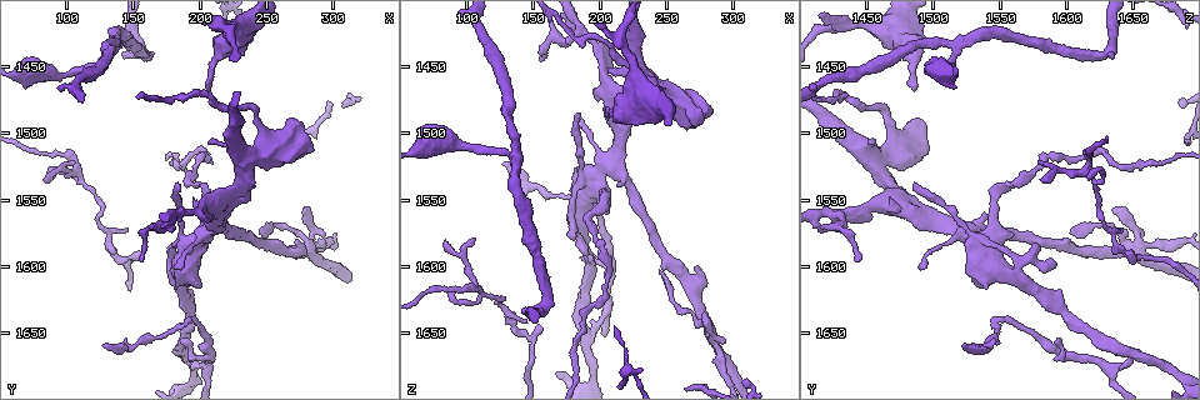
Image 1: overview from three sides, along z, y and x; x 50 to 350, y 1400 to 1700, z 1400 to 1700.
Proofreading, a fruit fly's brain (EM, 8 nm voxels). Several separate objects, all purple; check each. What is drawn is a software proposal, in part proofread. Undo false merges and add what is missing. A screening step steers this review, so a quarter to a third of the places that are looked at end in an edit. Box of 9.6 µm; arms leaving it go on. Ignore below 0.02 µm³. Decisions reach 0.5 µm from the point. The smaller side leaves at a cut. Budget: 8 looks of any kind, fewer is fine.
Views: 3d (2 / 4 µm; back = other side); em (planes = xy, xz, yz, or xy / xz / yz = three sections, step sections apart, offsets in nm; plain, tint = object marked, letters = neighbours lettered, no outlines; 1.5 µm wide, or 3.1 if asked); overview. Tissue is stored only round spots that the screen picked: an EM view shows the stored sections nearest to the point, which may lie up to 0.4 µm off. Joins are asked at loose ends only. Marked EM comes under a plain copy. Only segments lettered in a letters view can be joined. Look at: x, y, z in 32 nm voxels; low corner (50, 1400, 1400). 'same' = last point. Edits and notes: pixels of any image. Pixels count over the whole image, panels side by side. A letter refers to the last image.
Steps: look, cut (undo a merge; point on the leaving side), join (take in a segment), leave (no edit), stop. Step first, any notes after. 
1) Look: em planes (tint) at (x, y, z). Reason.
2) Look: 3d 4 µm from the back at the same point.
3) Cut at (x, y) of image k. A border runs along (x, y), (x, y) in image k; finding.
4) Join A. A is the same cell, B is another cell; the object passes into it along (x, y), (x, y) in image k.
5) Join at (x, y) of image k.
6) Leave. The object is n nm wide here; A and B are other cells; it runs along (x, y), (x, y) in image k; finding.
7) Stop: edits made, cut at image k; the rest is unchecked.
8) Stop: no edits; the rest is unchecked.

Look: em xy step 4 (letters) at (128, 1658, 1522). End of a long branch.

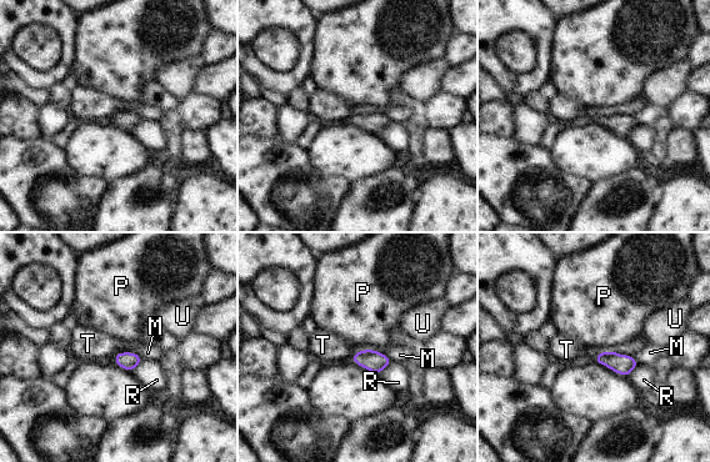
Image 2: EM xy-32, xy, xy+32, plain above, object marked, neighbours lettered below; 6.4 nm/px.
Leave. M, P, R, T and U are other cells; a border runs along (118, 351), (133, 351), (144, 358) in image 2; no lettered segment goes on from it.

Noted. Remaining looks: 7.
Look: 3d 2 µm from the back at (188, 1664, 1648).

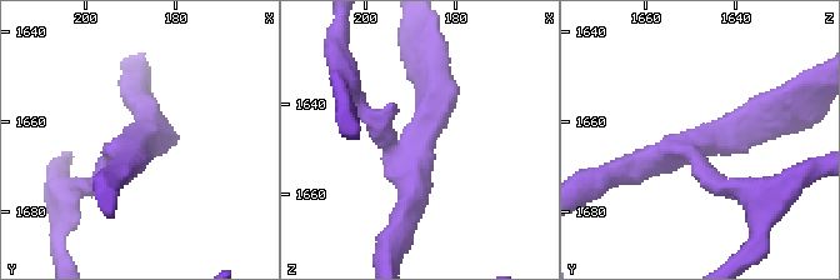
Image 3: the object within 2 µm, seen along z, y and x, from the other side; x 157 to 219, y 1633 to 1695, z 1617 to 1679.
Look: em yz step 8 (letters) at (188, 1664, 1648). Need the tissue.

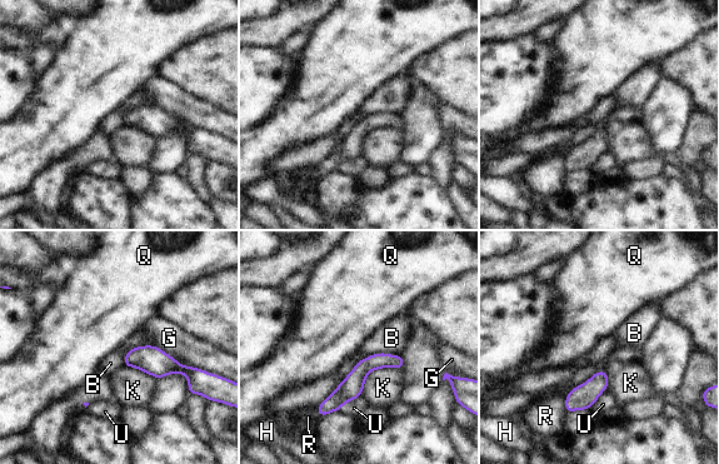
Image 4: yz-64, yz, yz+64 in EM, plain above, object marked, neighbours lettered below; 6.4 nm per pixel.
Leave. The longest contact is with K, 320 nm; B, G, H, K, Q, R and U are other cells; a border runs along (156, 344), (173, 357) in image 4; continuous, no second cell.

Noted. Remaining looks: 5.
Look: 3d 4 µm at (274, 1580, 1602).

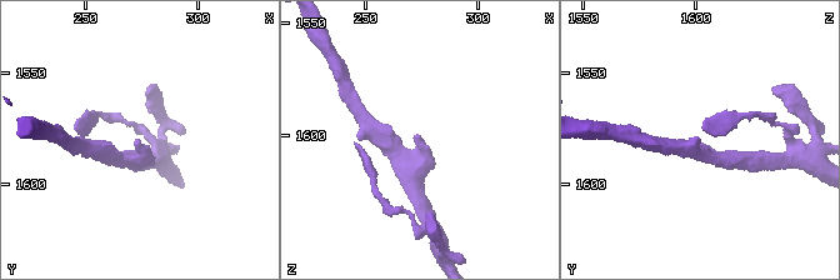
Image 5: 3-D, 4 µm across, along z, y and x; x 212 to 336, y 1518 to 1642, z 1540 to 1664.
Look: em xy step 4 (letters) at (272, 1579, 1600). The arms are 240, 280 nm wide.

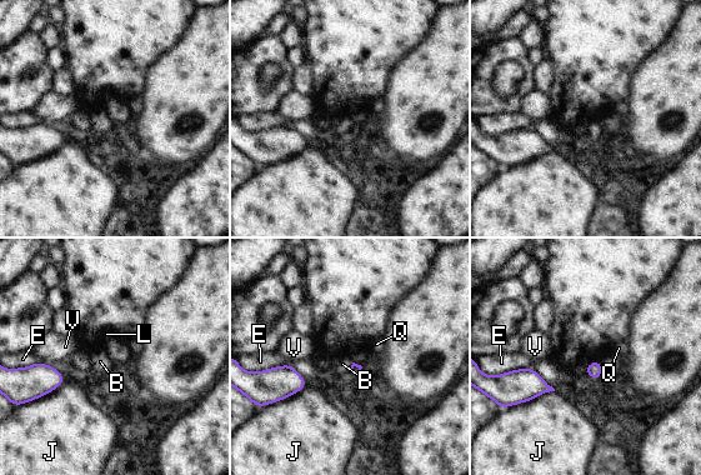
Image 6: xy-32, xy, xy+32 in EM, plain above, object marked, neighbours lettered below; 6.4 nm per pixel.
Leave. The longest contact is with J, 260 nm; B, E, J, L, Q and V are other cells; no lettered segment goes on from it.

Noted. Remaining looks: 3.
Stop: no edits; the rest is unchecked.

